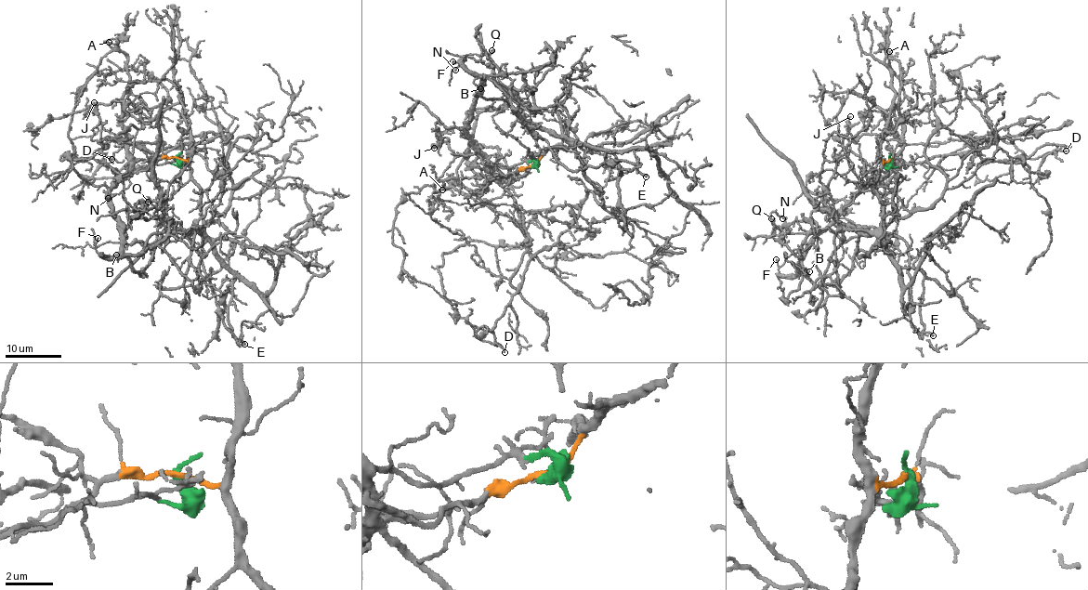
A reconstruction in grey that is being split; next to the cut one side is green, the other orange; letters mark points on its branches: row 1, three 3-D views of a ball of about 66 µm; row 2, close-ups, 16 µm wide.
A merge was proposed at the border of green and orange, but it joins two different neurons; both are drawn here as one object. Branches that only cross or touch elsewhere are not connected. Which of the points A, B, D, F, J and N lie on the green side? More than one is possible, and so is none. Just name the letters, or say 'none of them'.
A, B, D, F, J, N

